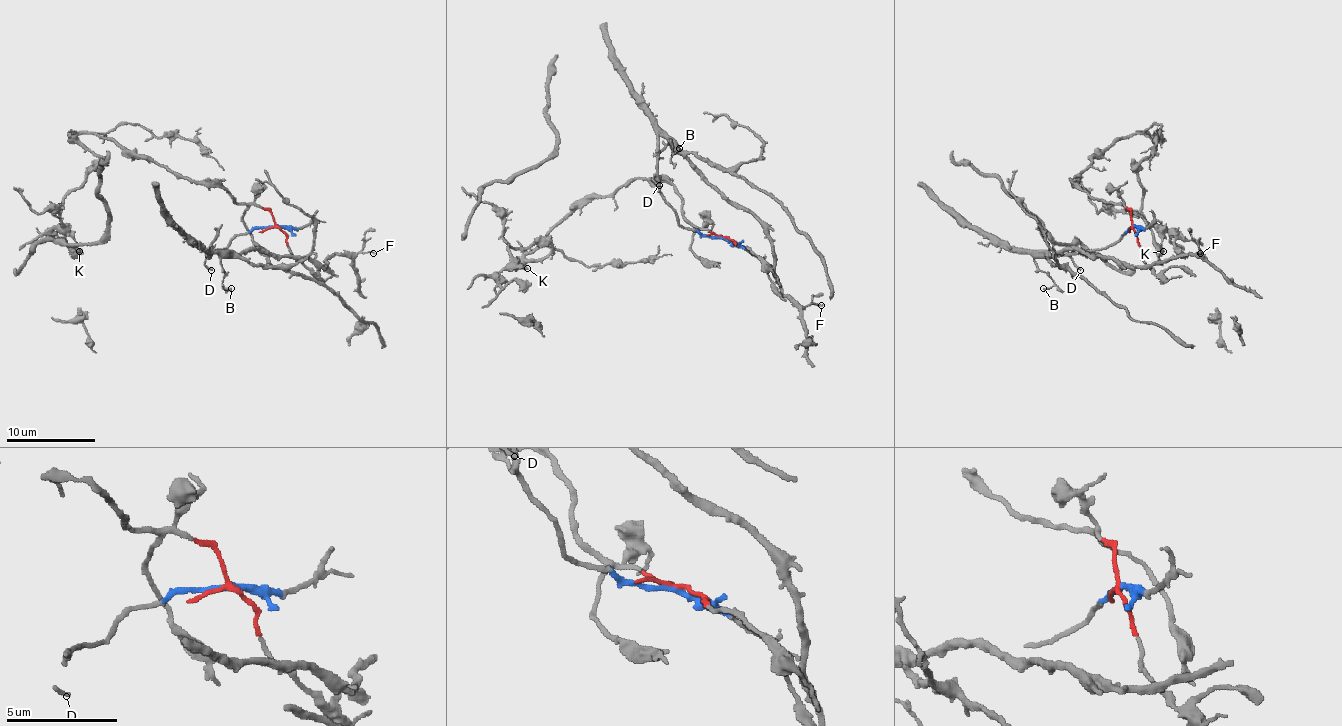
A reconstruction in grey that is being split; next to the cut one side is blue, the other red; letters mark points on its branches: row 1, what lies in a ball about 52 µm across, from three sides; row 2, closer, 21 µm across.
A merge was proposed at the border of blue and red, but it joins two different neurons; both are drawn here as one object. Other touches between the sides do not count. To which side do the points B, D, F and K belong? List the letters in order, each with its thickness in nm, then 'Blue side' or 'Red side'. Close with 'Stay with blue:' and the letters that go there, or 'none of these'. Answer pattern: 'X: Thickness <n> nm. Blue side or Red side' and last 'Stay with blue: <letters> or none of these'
B: Thickness 150 nm. Blue side
D: Thickness 170 nm. Blue side
F: Thickness 130 nm. Blue side
K: Thickness 150 nm. Red side
Stay with blue: B, D, F

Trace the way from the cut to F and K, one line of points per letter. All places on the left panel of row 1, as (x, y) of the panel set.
F: (274, 227), (254, 227), (209, 254), (267, 249), (325, 265), (331, 256), (374, 254)
K: (274, 227), (220, 185), (80, 134), (102, 158), (60, 218), (80, 252)

